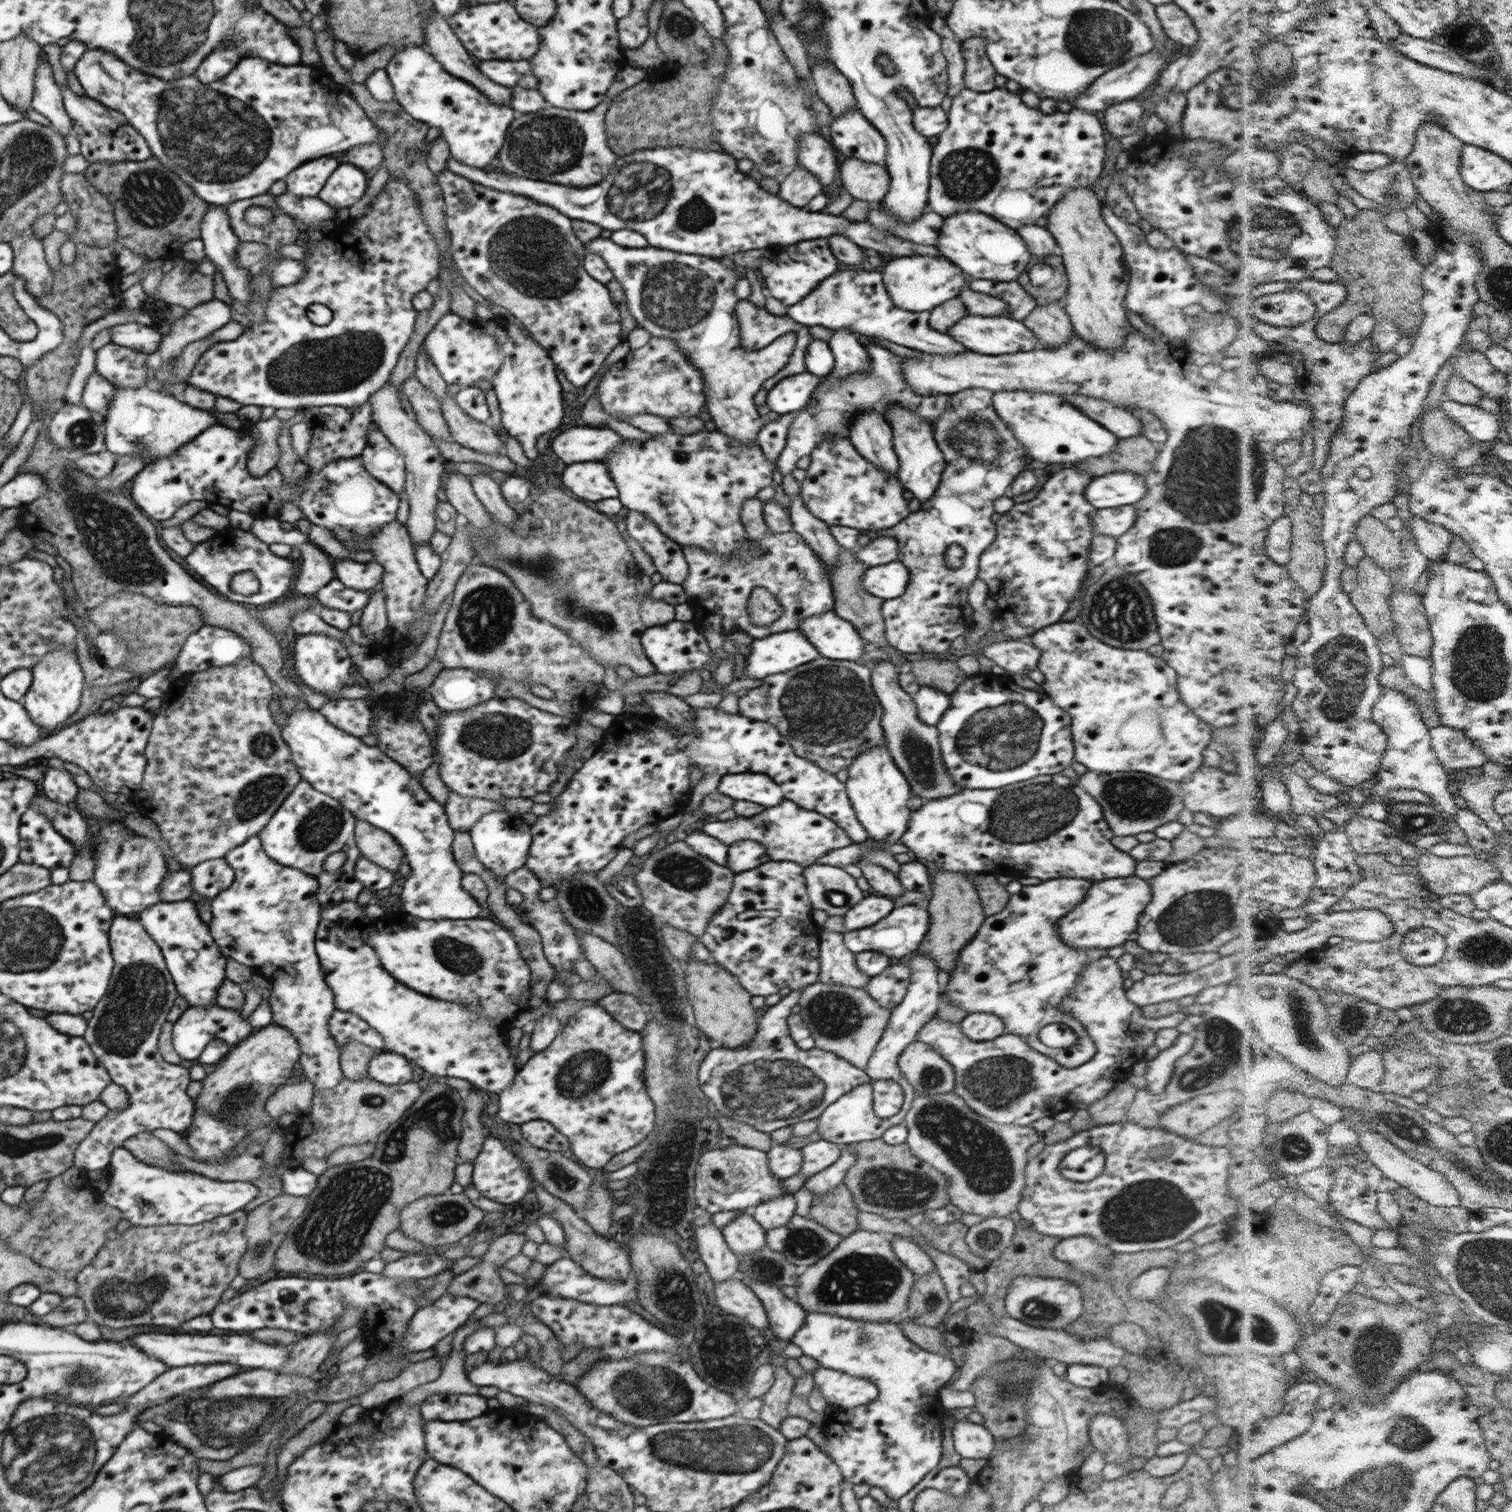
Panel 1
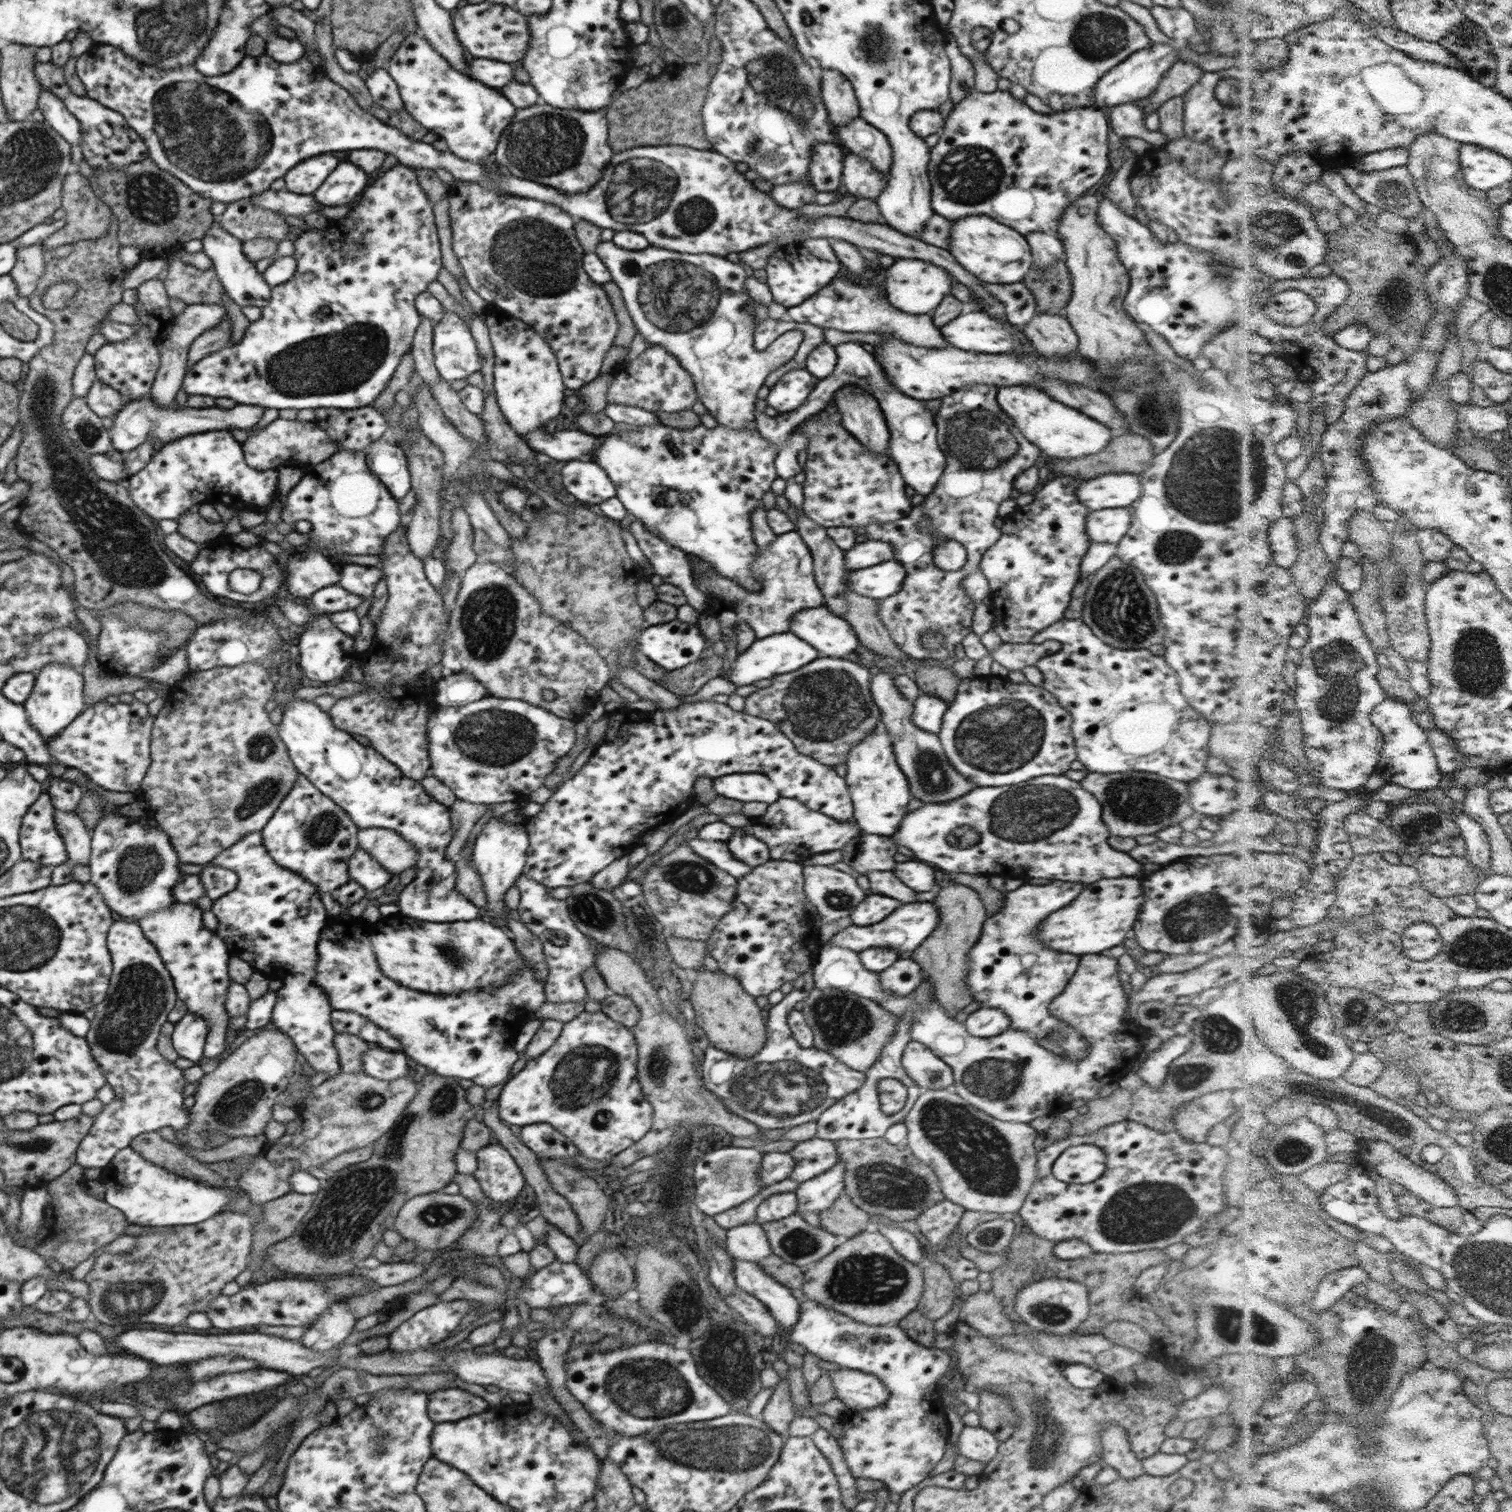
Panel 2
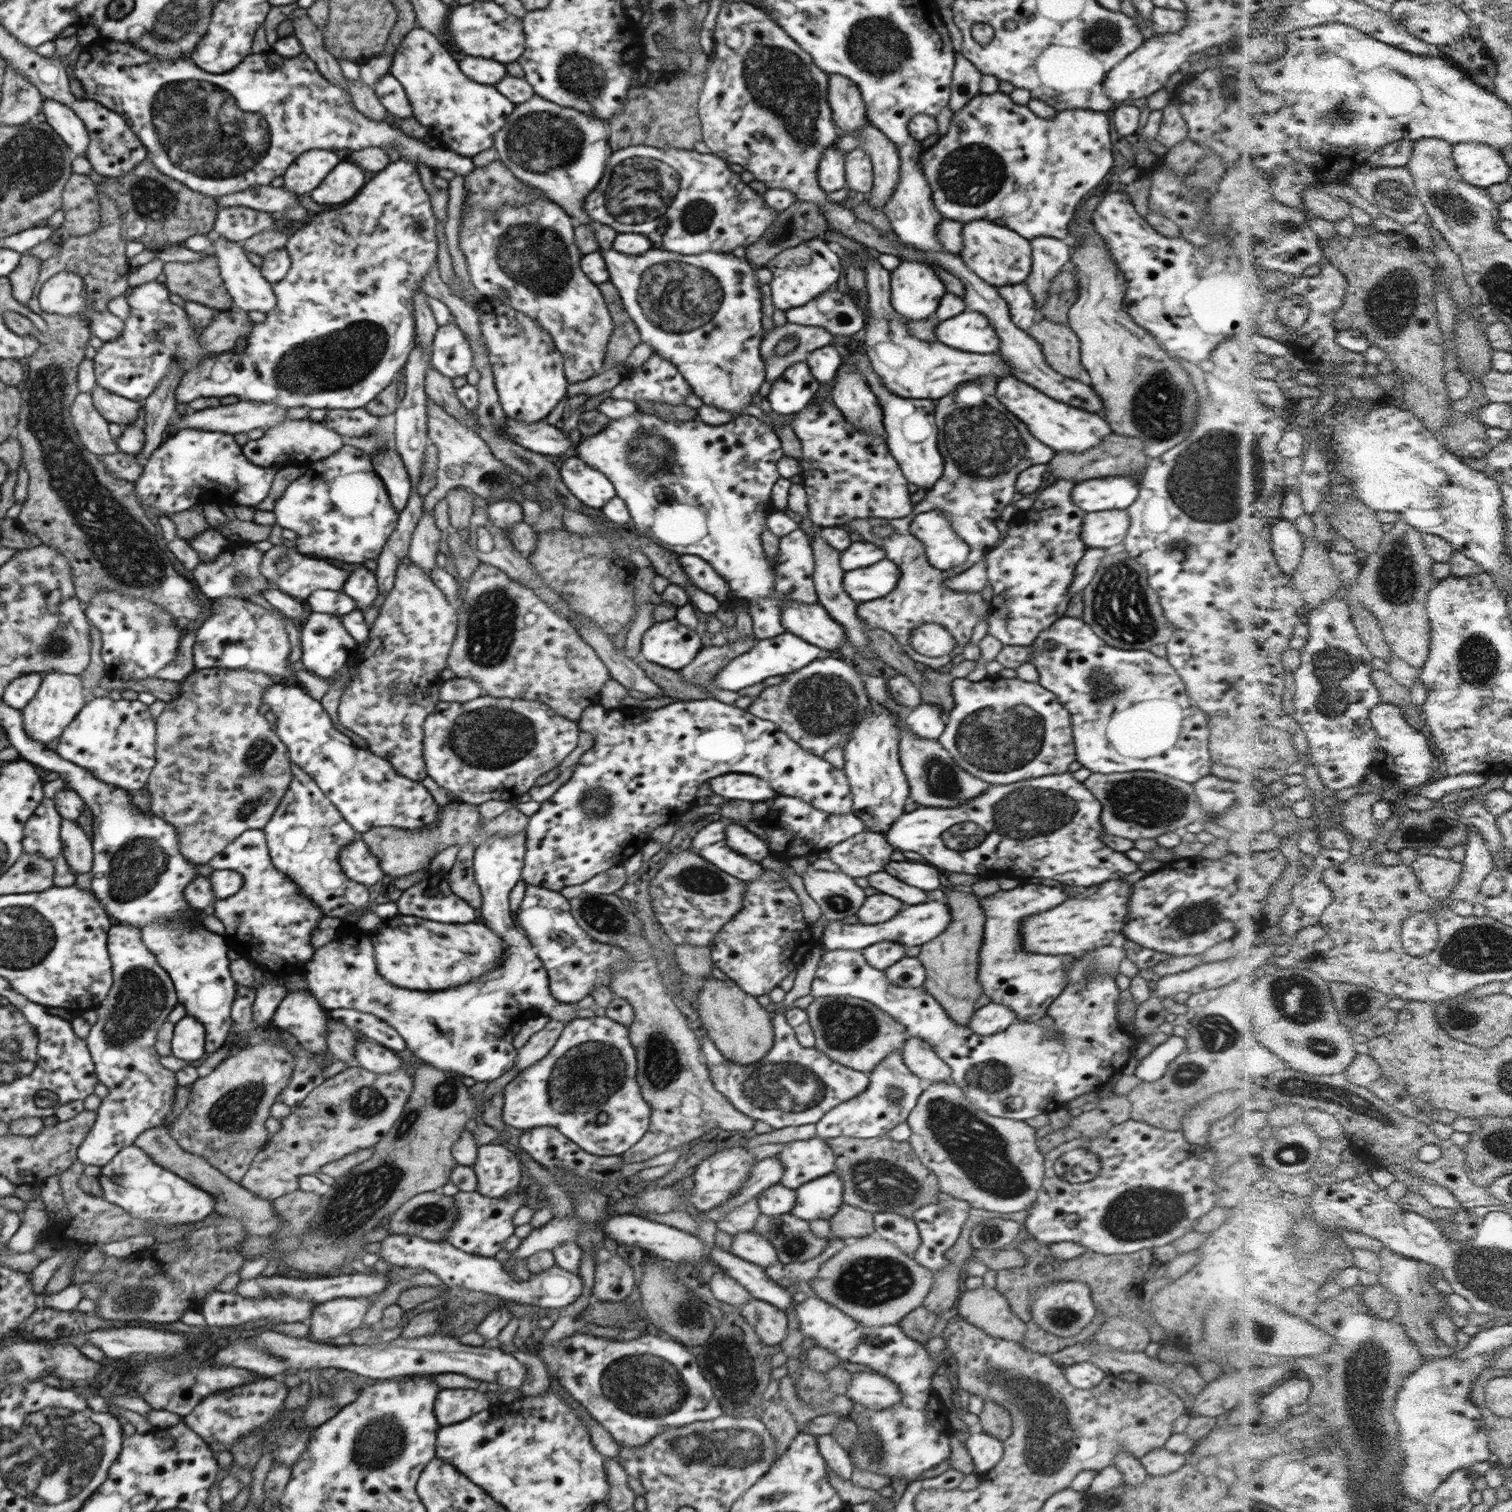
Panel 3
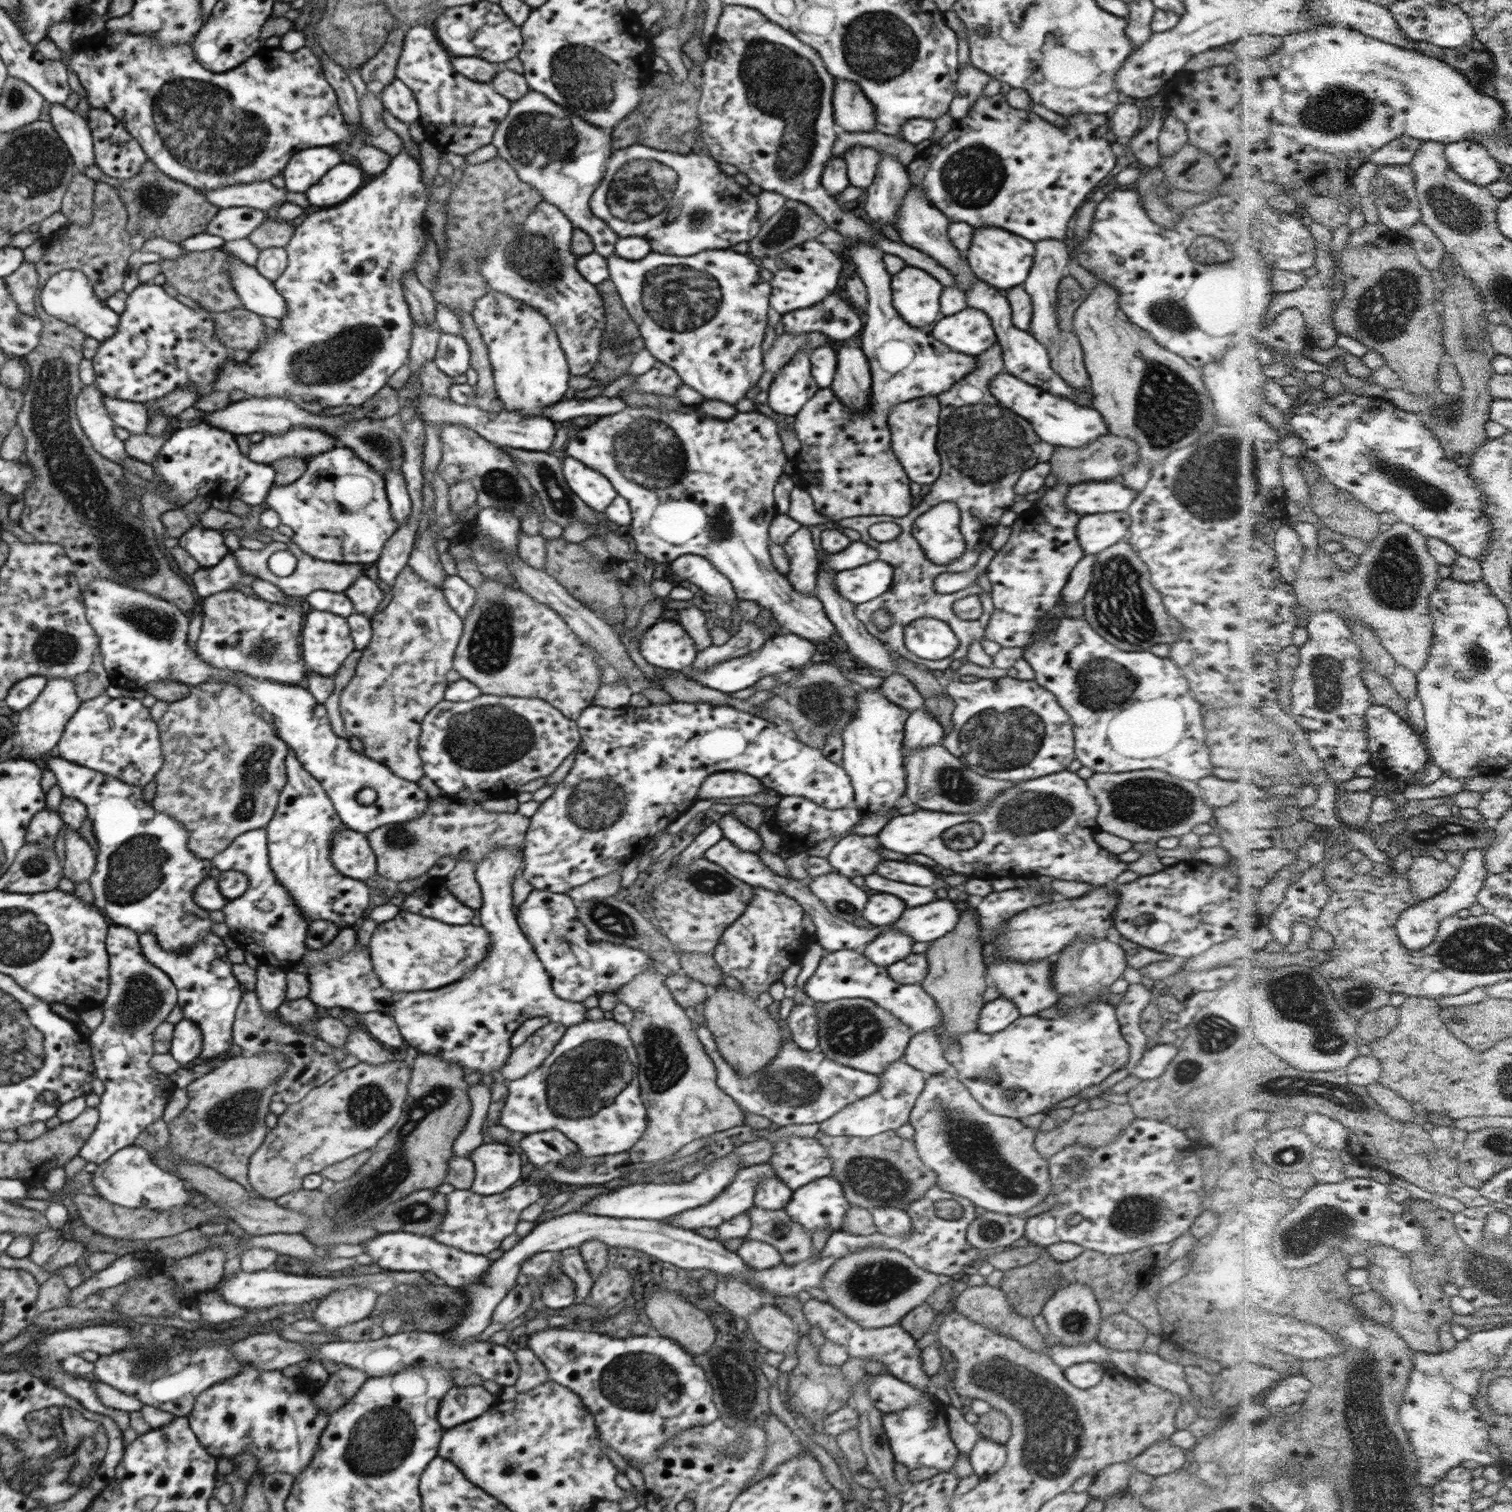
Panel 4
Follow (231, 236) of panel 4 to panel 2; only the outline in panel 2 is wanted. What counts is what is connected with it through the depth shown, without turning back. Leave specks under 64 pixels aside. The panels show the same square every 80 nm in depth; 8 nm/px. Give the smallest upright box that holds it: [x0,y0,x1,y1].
[218,199,290,243]

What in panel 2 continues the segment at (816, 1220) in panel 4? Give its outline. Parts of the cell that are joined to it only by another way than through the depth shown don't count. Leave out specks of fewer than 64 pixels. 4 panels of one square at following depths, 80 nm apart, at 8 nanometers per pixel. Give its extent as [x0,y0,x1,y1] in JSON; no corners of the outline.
[795,1161,845,1214]

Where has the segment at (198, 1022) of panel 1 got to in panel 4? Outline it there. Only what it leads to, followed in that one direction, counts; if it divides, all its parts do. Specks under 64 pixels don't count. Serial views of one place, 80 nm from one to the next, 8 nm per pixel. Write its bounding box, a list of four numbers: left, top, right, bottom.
[170,1019,202,1066]

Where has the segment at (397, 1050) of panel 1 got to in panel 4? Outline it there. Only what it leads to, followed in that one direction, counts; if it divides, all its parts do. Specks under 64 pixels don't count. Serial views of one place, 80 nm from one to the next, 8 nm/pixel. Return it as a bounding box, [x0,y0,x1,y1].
[307,847,588,1077]

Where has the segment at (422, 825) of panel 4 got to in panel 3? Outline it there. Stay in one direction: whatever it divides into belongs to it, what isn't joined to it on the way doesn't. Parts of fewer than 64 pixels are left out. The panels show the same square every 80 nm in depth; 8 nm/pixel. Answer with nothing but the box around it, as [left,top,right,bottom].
[361,799,529,879]

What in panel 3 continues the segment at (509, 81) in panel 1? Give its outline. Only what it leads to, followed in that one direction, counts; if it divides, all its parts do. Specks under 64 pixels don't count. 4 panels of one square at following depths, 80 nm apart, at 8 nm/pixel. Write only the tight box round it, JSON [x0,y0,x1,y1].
[458,56,507,86]

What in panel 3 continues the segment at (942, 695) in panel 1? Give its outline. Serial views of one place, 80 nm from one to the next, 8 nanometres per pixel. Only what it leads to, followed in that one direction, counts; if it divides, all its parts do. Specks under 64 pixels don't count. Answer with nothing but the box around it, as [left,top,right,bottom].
[905,702,945,740]

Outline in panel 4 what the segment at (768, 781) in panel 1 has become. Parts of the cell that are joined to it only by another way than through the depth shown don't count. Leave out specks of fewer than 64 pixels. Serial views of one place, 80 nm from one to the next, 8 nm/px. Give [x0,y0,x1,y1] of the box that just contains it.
[698,770,764,799]

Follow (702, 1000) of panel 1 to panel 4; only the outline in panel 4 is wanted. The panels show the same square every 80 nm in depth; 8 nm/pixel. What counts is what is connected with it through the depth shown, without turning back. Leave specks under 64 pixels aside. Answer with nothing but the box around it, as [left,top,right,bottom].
[703,985,784,1077]

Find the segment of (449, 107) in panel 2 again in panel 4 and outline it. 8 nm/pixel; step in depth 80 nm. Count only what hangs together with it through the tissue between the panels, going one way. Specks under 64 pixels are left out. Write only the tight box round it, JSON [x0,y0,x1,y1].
[395,23,511,158]

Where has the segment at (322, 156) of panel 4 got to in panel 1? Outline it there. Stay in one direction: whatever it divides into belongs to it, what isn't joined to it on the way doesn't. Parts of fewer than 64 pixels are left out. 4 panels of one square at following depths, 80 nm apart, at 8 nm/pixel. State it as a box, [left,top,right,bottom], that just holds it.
[284,156,338,198]

